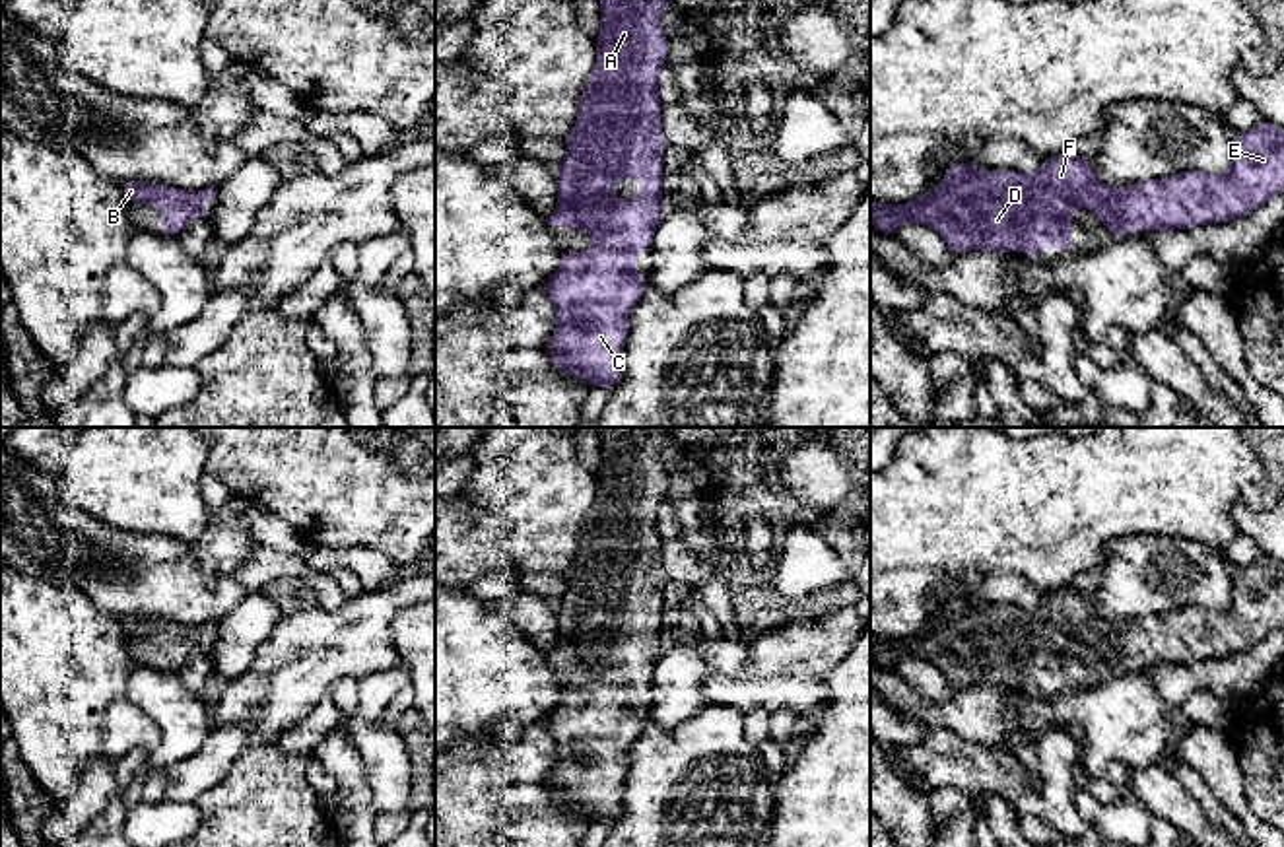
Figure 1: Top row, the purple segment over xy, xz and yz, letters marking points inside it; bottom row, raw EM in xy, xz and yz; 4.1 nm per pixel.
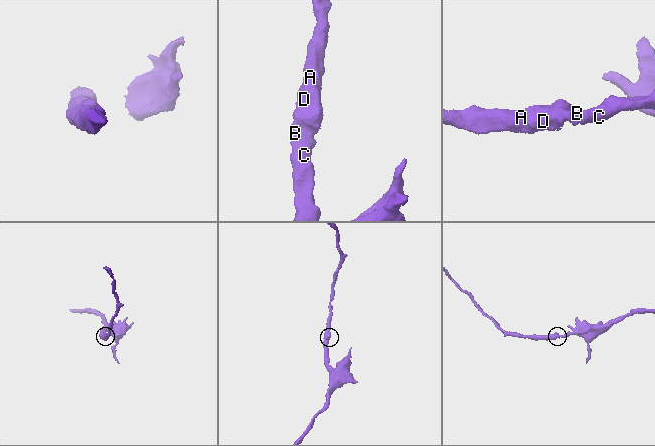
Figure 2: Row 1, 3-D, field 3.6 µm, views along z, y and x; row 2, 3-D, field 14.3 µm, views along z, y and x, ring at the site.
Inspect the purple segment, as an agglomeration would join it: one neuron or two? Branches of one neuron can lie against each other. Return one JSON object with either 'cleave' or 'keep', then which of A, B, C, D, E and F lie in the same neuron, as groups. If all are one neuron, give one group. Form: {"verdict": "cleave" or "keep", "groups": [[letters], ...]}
{"verdict": "keep", "groups": [["A", "B", "C", "D", "E", "F"]]}

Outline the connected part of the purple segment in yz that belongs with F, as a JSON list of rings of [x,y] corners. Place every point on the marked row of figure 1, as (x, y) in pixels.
[[[1261,120],[1247,132],[1235,134],[1232,163],[1224,177],[1210,177],[1202,171],[1173,173],[1167,179],[1150,179],[1138,185],[1125,185],[1125,190],[1103,185],[1094,173],[1090,159],[1070,150],[1043,157],[1039,169],[1031,175],[1020,171],[981,171],[967,161],[952,161],[942,179],[942,186],[919,194],[907,204],[886,206],[870,200],[872,227],[886,235],[899,235],[903,221],[917,221],[936,231],[954,254],[975,249],[1016,253],[1016,241],[1024,243],[1020,251],[1028,258],[1043,258],[1043,241],[1047,239],[1057,254],[1072,245],[1070,229],[1074,206],[1080,204],[1109,229],[1113,239],[1132,237],[1132,223],[1140,223],[1140,233],[1150,235],[1158,229],[1189,229],[1206,223],[1226,223],[1251,214],[1276,194],[1284,192],[1284,128]]]

